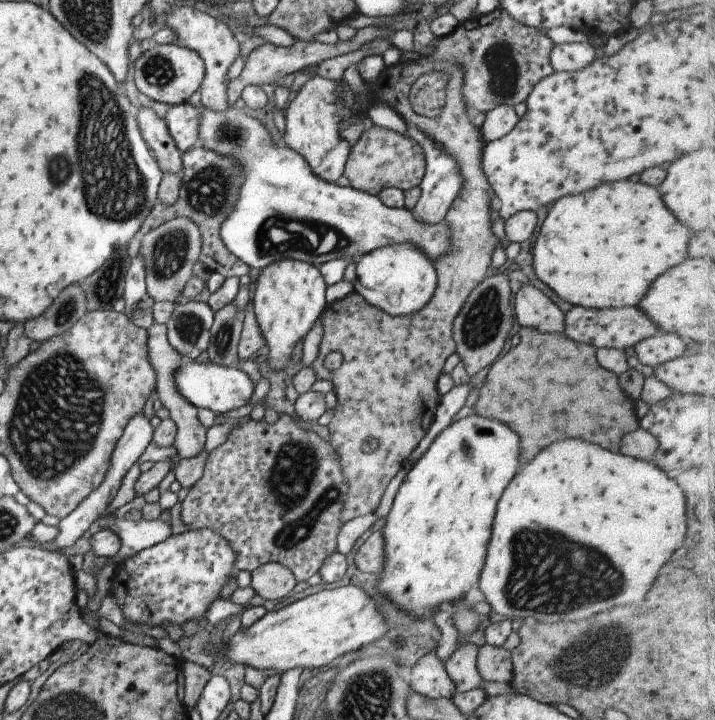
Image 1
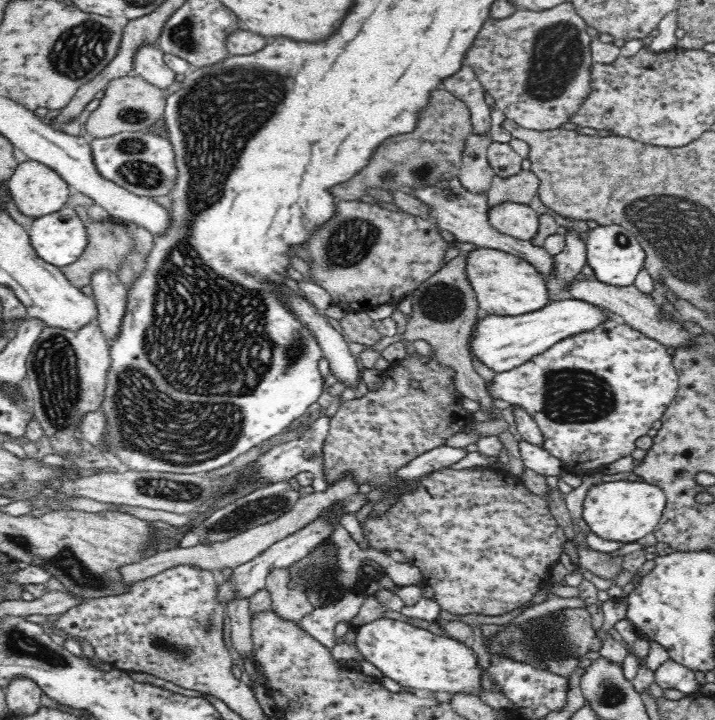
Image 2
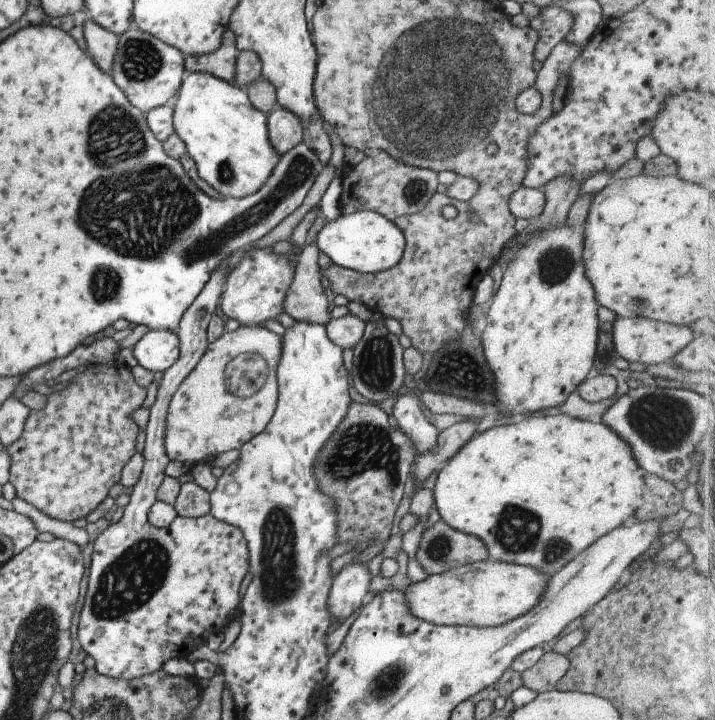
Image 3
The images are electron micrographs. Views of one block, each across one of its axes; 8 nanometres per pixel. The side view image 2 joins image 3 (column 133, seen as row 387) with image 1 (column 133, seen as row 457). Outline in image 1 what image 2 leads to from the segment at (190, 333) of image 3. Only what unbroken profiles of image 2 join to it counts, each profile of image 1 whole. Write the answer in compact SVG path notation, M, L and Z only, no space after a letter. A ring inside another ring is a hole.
M208 527L187 529L183 534L170 535L135 555L125 557L116 566L109 594L119 607L124 622L139 626L163 627L166 624L173 624L181 627L187 621L199 621L204 618L210 605L215 600L221 599L219 596L221 589L229 582L229 578L232 576L235 578L237 574L237 570L234 570L235 556L230 542L214 529Z

